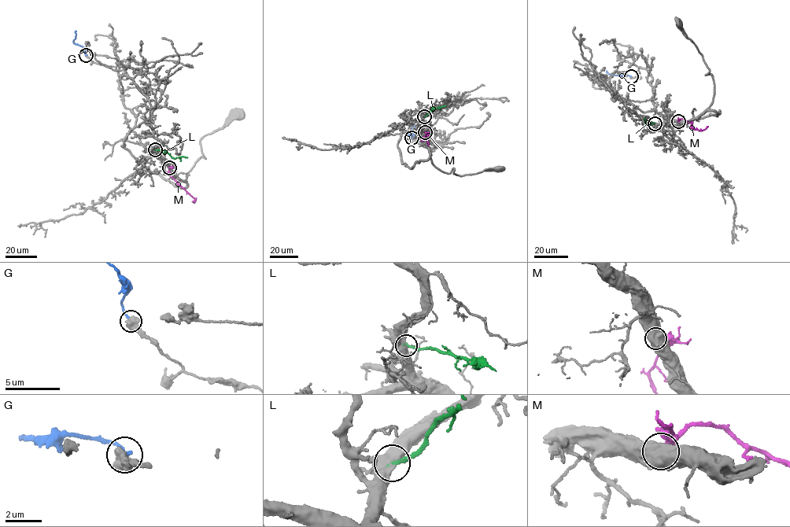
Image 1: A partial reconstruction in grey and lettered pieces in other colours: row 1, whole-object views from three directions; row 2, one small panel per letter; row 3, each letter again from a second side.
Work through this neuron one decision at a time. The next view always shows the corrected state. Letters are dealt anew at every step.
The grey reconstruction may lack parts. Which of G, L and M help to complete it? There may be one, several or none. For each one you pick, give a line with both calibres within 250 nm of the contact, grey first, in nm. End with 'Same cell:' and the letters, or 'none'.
L: 700/200 nm
Same cell: L

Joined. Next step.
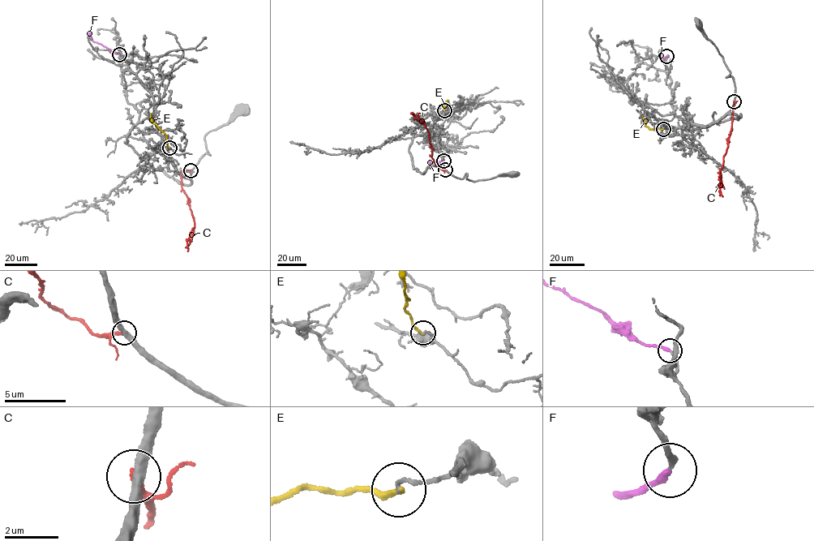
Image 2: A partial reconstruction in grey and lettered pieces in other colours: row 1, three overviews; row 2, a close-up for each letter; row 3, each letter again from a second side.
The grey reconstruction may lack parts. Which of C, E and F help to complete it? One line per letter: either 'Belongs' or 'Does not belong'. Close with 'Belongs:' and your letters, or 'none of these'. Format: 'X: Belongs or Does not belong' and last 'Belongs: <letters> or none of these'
C: Does not belong
E: Does not belong
F: Belongs
Belongs: F

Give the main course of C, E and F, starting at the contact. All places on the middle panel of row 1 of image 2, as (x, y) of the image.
C: (445, 169), (435, 165), (431, 156), (433, 148), (426, 126), (411, 113)
E: (444, 110), (448, 100), (445, 106)
F: (443, 161), (439, 163), (429, 161), (432, 163)

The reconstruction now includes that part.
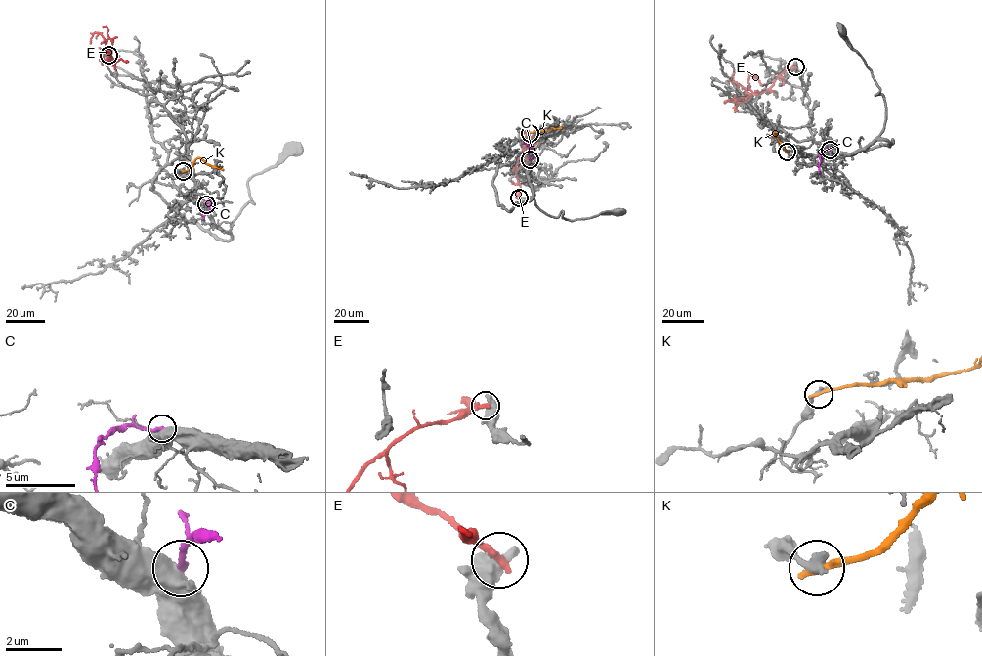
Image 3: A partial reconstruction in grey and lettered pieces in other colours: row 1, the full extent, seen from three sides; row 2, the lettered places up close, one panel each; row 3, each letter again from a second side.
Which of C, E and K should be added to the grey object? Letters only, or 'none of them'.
none of them

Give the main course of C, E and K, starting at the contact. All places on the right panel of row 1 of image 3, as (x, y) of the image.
C: (830, 150), (820, 153), (818, 173)
E: (795, 66), (779, 74), (770, 88), (759, 93), (749, 89), (748, 75), (754, 75), (760, 85)
K: (787, 152), (773, 136), (776, 132)

